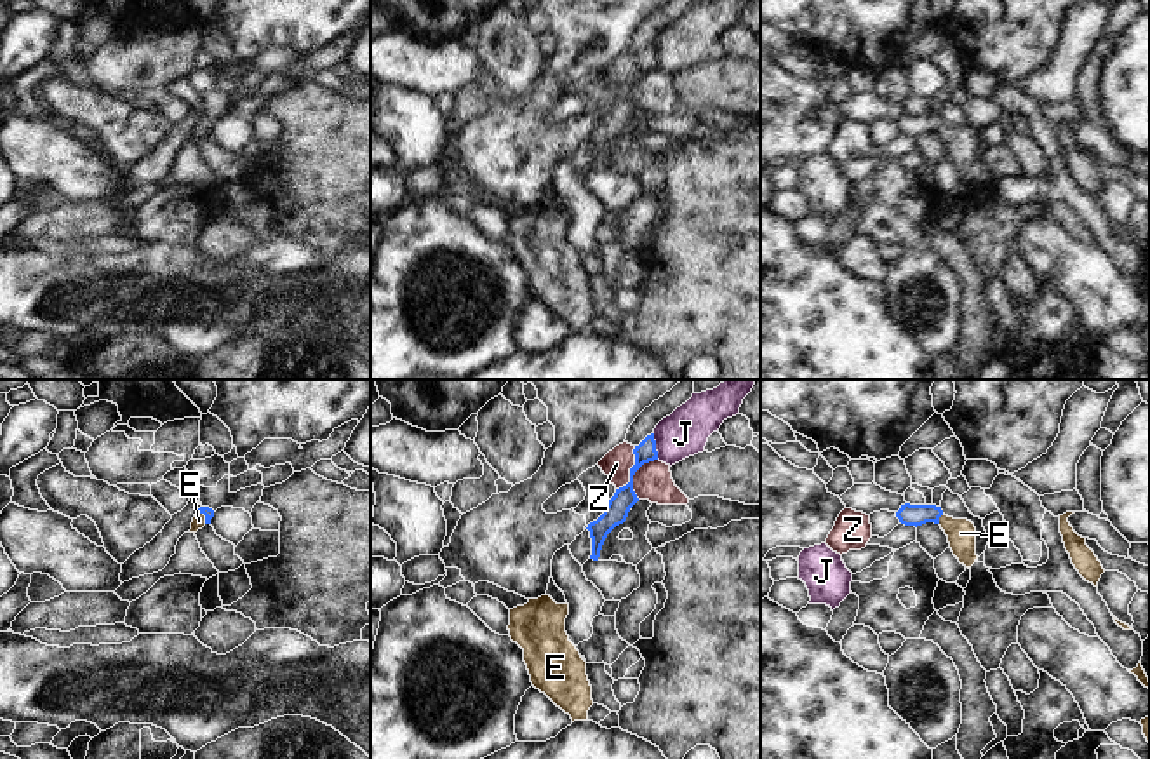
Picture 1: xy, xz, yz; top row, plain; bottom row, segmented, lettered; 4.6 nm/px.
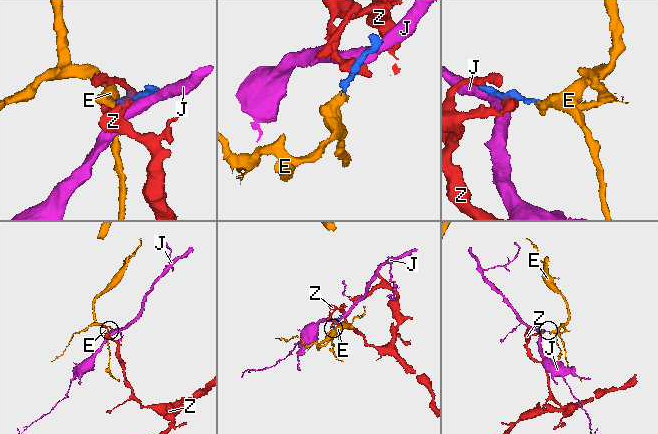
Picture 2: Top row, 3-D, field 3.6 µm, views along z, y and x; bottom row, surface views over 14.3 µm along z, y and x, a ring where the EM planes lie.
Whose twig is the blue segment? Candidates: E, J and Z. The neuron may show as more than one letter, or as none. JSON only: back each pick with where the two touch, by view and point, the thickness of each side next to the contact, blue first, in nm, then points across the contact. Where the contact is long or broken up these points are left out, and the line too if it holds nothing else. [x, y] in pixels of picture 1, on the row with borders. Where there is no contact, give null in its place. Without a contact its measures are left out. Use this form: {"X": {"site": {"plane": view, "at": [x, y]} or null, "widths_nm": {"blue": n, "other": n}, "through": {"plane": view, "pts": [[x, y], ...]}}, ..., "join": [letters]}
{"E": {"site": {"plane": "yz", "at": [938, 519]}, "widths_nm": {"blue": 100, "other": 130}, "through": {"plane": "yz", "pts": [[909, 514], [938, 519], [961, 533]]}}, "join": ["E"]}

